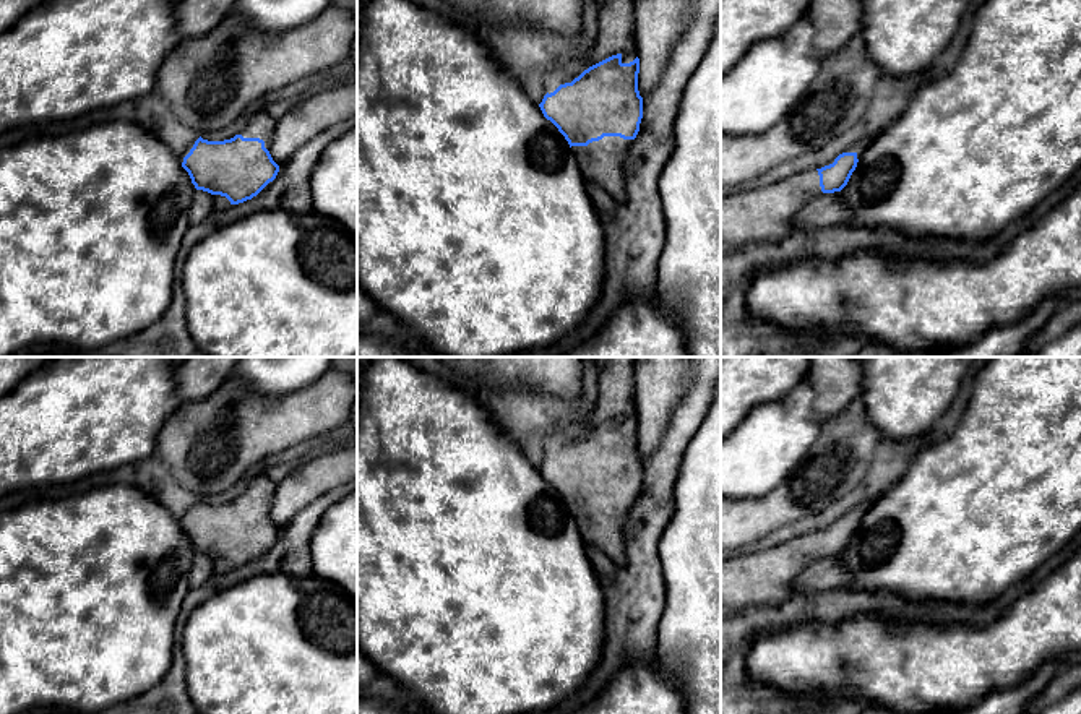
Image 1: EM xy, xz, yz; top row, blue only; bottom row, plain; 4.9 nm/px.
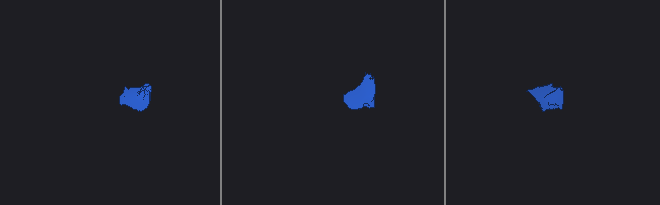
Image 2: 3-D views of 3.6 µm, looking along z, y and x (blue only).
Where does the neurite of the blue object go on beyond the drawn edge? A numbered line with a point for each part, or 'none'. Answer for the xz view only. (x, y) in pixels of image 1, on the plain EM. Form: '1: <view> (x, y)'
1: xz (615, 398)
2: xz (601, 524)

